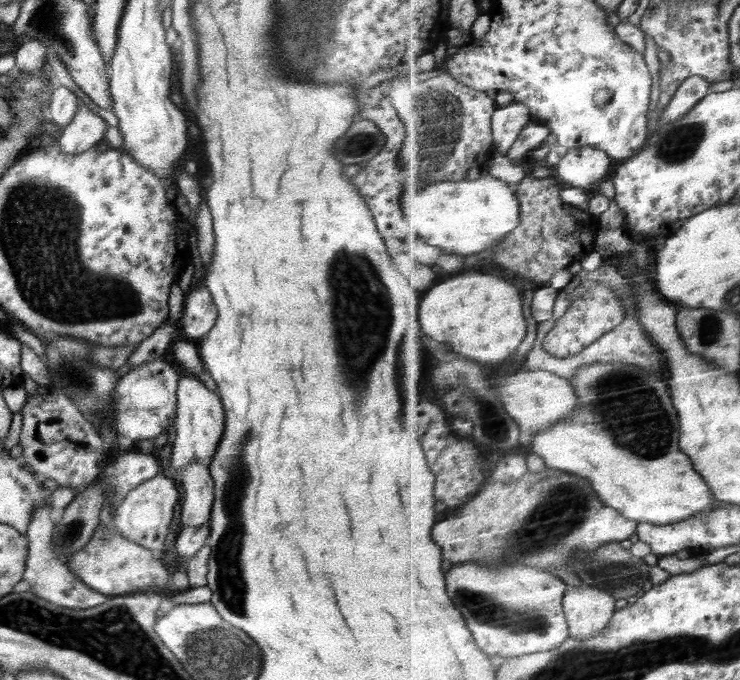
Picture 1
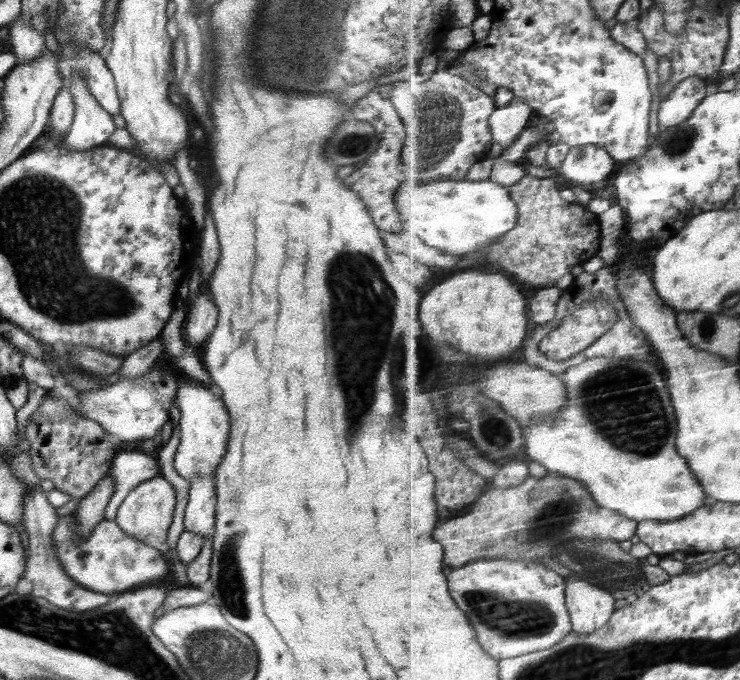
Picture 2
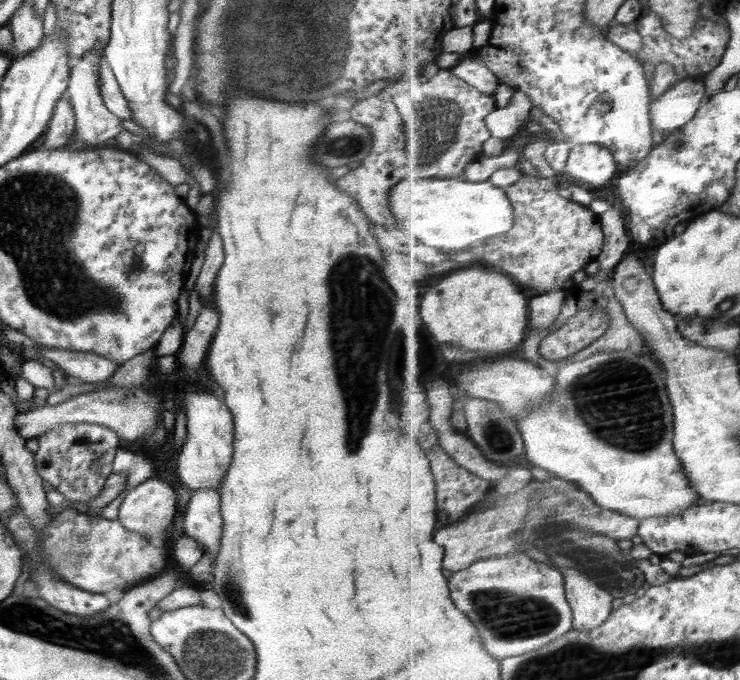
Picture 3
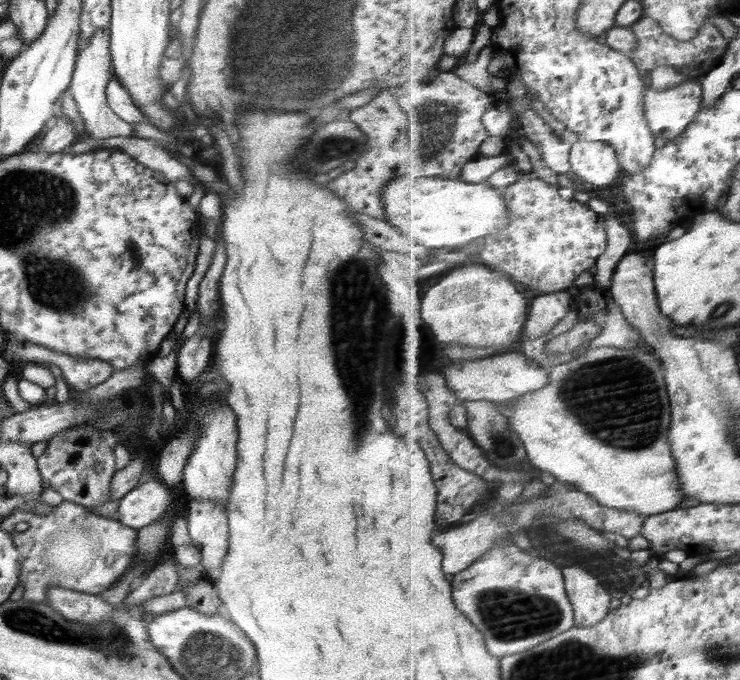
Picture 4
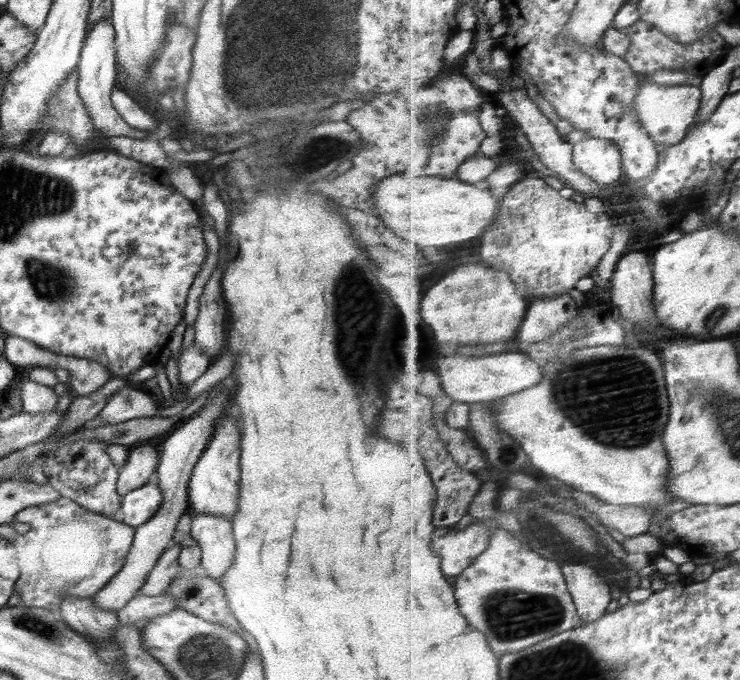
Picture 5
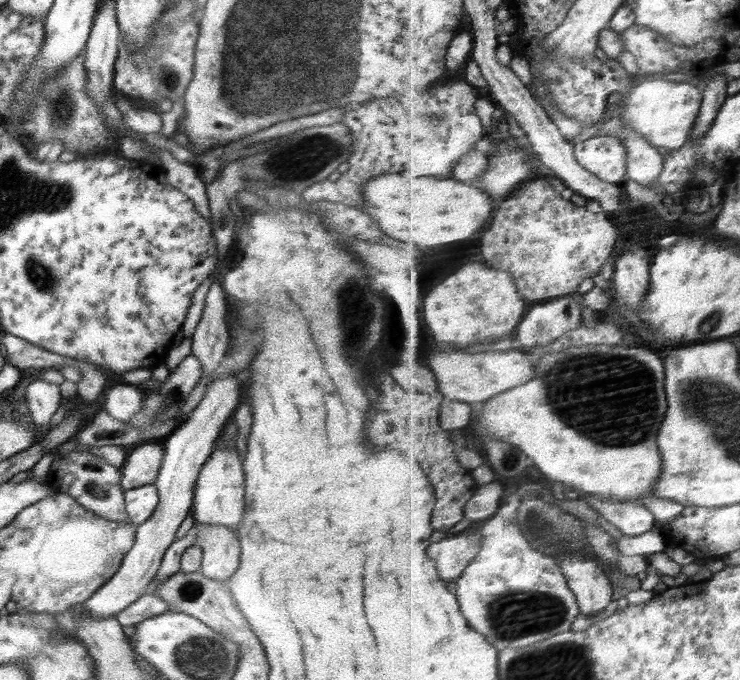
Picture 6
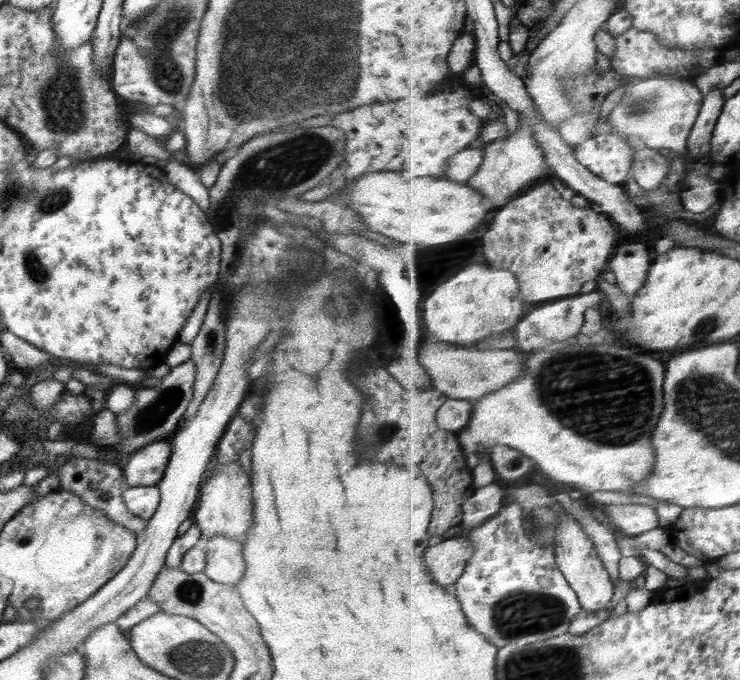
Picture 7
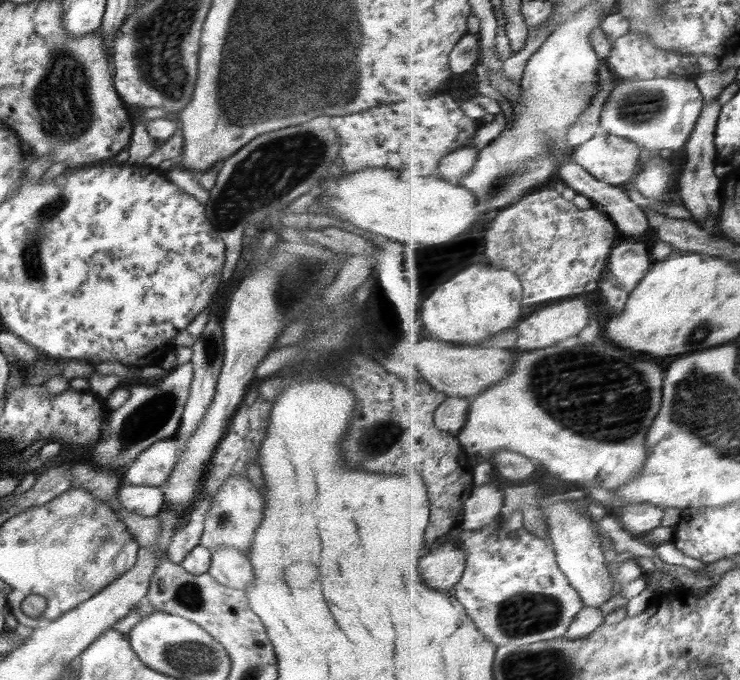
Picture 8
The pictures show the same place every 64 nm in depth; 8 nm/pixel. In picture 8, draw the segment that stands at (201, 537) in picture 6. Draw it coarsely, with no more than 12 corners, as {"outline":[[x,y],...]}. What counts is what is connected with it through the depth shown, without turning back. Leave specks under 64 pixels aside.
{"outline":[[228,545],[212,549],[208,572],[238,590],[254,579],[246,554]]}

